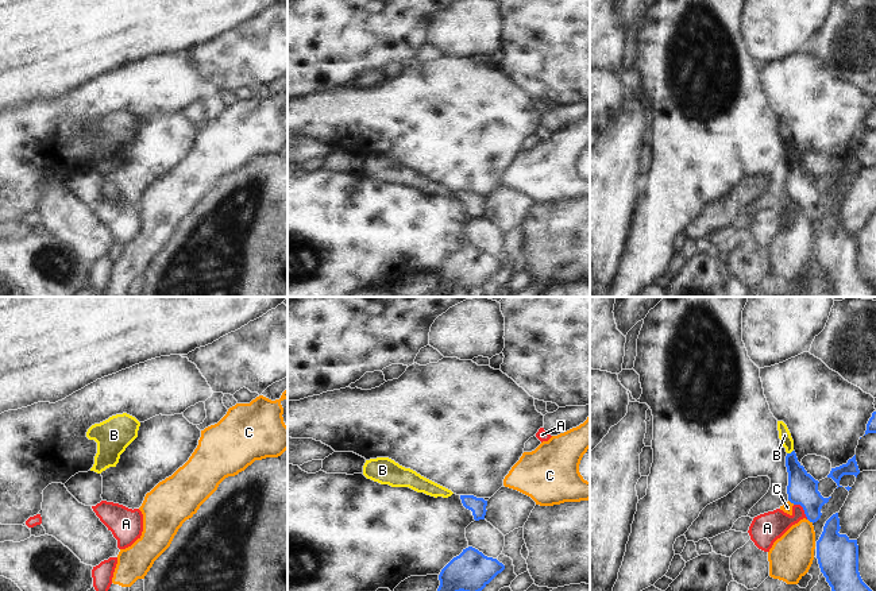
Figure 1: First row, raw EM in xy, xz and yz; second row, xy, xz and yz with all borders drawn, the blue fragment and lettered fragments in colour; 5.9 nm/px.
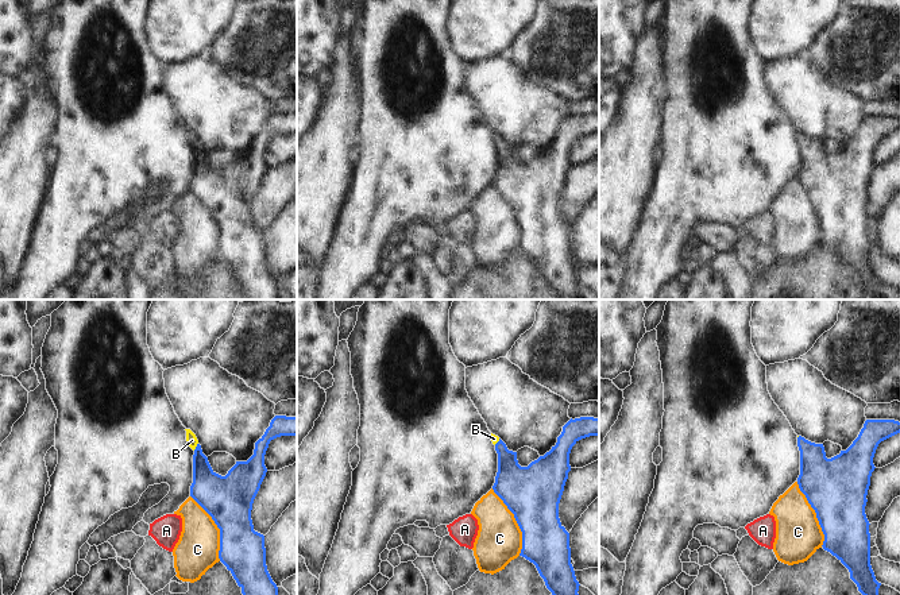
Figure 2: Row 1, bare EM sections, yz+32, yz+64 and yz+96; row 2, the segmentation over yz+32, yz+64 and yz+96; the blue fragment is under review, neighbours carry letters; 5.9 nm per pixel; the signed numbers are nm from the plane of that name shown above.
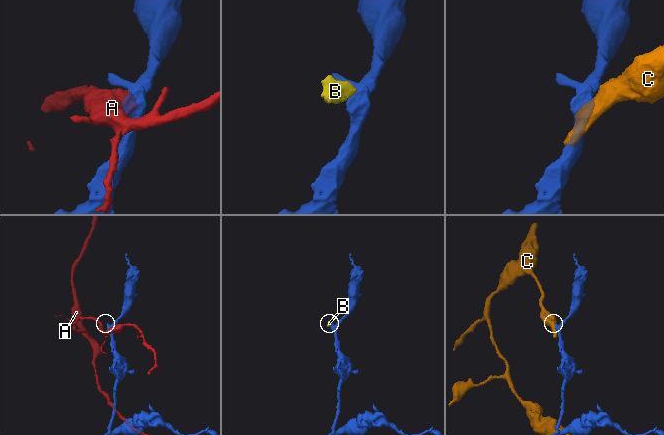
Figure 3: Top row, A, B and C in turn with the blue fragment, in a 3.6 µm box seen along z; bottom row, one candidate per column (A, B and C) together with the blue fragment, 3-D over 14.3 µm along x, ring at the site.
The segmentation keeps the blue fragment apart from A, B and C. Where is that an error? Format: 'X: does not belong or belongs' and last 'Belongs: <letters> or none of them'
A: does not belong
B: belongs
C: does not belong
Belongs: B

